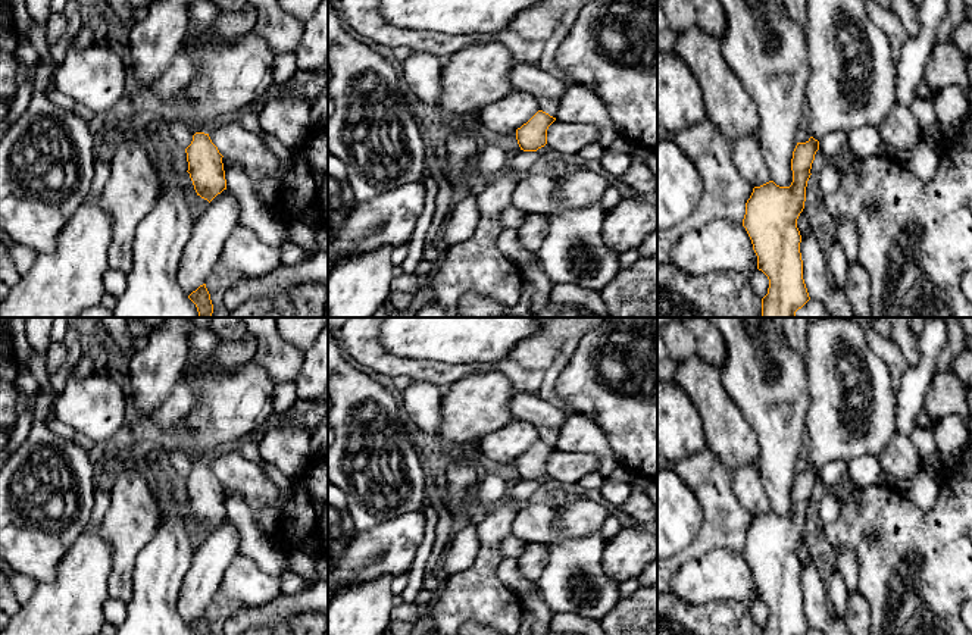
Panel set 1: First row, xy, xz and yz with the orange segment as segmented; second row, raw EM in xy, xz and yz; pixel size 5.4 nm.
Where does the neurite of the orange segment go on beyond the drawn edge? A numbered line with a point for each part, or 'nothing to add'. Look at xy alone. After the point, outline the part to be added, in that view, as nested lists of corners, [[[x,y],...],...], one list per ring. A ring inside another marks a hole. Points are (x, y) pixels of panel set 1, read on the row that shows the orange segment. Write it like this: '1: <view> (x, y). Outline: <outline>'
1: xy (234, 74). Outline: [[[196,0],[190,6],[190,26],[184,46],[193,51],[199,75],[187,88],[187,101],[193,106],[193,132],[207,134],[228,115],[256,106],[274,82],[275,56],[266,40],[250,32],[243,38],[222,40],[213,32],[219,9],[210,0]]]

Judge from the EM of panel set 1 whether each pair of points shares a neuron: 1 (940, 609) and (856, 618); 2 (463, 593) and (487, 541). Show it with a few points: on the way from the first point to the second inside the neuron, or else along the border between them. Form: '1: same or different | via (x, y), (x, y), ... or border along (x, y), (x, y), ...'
1: different | border along (856, 590), (863, 597), (871, 619)
2: same | via (477, 579), (483, 573), (487, 554)

